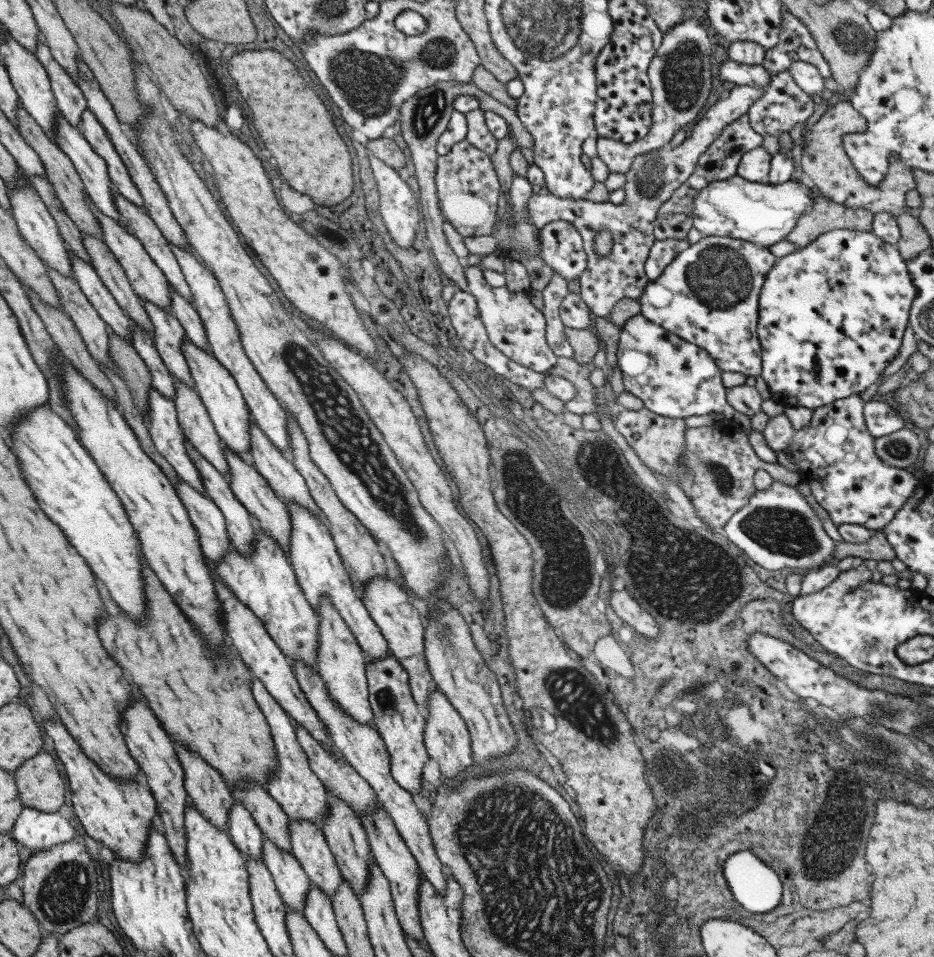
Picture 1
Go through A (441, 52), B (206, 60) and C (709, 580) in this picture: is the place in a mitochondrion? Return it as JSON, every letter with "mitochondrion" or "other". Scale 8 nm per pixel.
{"A":"mitochondrion","B":"other","C":"mitochondrion"}

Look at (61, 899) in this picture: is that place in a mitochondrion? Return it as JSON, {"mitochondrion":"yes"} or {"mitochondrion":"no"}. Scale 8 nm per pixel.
{"mitochondrion":"yes"}

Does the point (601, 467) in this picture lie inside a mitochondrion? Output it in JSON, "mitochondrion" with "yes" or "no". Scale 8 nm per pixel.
{"mitochondrion":"yes"}

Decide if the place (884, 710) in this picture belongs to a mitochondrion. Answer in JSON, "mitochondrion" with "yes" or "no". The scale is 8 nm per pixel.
{"mitochondrion":"yes"}

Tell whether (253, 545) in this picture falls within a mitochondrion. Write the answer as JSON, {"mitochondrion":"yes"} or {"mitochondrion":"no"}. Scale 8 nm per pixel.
{"mitochondrion":"no"}

